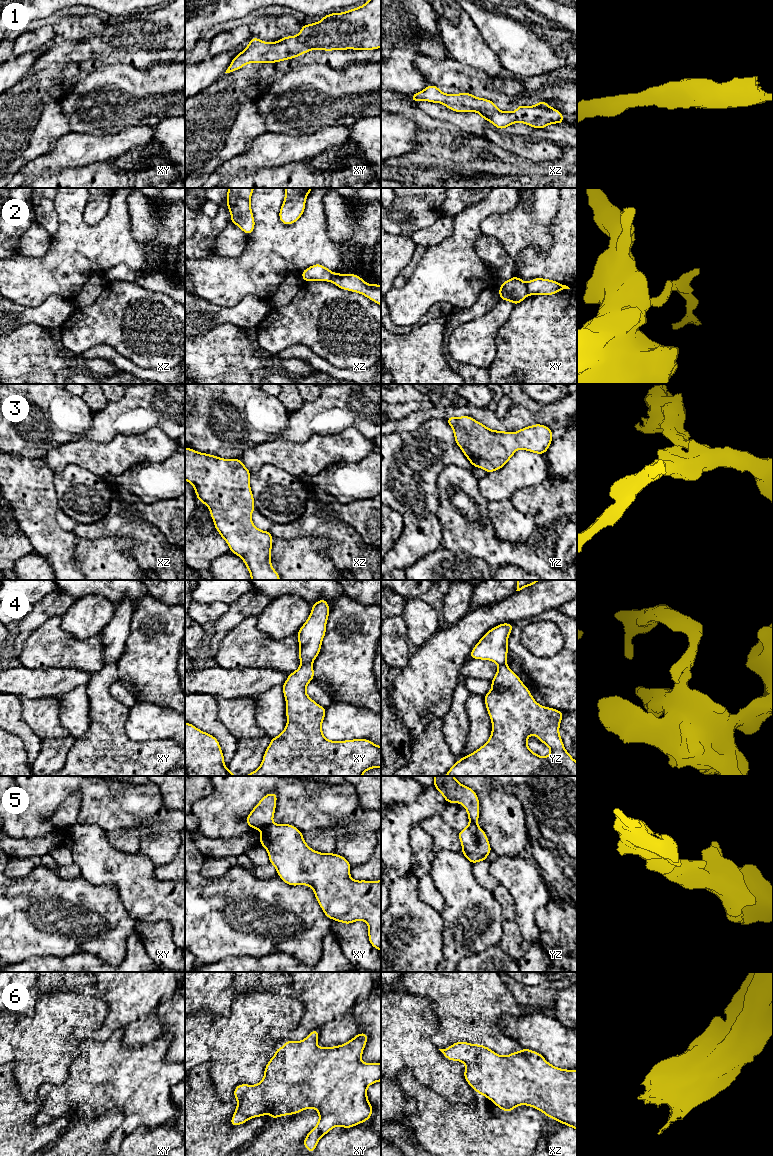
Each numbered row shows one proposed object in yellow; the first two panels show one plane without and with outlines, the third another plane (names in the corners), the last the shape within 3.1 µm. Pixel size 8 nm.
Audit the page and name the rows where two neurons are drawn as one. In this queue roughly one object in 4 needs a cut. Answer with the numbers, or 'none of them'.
2, 4, 5

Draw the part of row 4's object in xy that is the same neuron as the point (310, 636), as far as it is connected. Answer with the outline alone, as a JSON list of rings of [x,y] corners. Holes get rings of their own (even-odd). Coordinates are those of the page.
[[[319,600],[312,605],[309,618],[297,632],[301,664],[312,664],[319,655],[326,634],[329,611],[330,607],[327,601]]]

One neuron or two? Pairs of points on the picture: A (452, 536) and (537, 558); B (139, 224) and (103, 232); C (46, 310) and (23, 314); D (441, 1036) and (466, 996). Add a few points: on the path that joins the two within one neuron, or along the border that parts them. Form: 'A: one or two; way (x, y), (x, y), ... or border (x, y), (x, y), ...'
A: one; way (473, 536), (497, 553), (516, 553)
B: two; border (126, 203), (132, 236), (140, 242), (148, 243)
C: one; way (40, 314), (29, 314)
D: one; way (451, 1026), (466, 1011), (466, 1006)

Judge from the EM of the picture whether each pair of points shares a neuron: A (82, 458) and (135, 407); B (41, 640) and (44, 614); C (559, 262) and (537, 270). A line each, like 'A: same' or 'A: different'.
A: different
B: different
C: same

